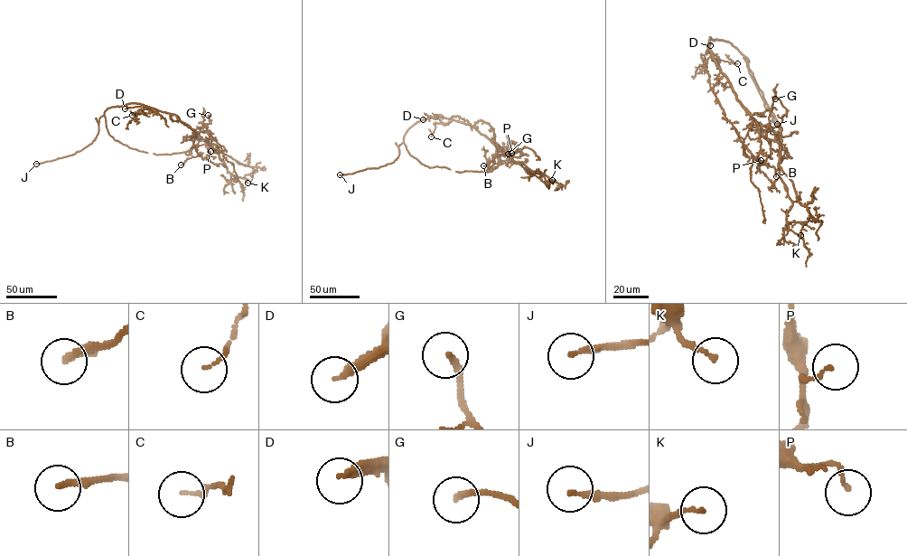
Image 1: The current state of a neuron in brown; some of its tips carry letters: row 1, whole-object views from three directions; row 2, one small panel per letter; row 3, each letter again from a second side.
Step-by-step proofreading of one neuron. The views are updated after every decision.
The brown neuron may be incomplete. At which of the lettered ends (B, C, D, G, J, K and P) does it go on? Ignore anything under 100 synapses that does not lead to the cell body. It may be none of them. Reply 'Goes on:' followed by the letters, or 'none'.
Goes on: D, J

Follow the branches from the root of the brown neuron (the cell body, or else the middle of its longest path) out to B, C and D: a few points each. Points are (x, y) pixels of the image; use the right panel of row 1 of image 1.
B: (713, 57), (723, 74), (713, 88), (724, 117), (757, 163), (772, 166), (776, 176)
C: (713, 57), (711, 53), (710, 57), (716, 62), (715, 59), (737, 63)
D: (713, 57), (707, 44), (710, 45)

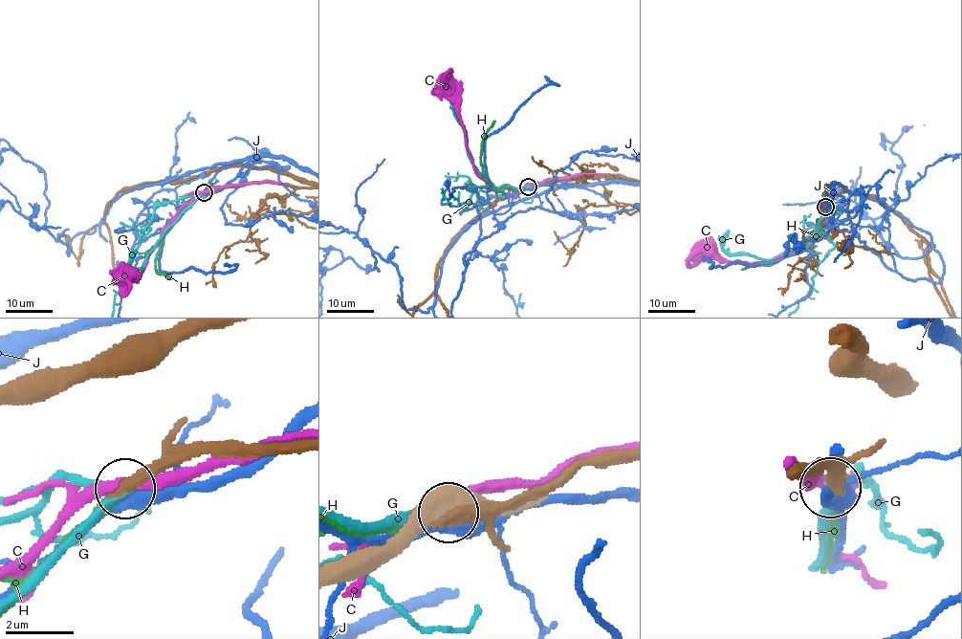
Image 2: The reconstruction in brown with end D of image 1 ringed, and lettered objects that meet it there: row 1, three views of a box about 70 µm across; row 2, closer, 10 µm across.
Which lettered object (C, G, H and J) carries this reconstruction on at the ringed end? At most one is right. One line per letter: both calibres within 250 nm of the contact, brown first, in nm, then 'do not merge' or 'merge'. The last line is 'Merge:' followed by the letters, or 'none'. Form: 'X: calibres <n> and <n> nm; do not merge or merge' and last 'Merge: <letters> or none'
C: calibres 380 and 280 nm; do not merge
G: calibres 360 and 200 nm; merge
H: calibres 360 and 240 nm; do not merge
J: calibres 360 and 440 nm; do not merge
Merge: G

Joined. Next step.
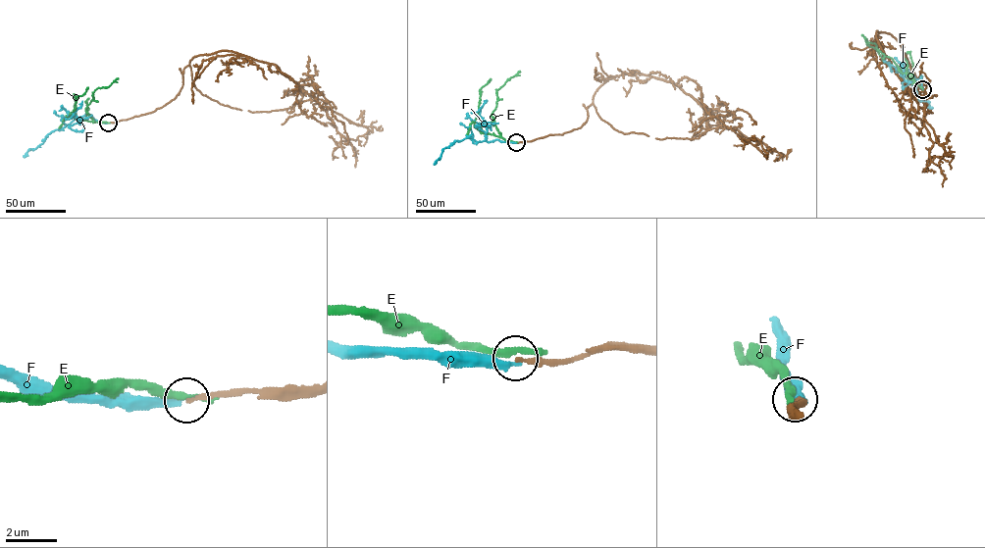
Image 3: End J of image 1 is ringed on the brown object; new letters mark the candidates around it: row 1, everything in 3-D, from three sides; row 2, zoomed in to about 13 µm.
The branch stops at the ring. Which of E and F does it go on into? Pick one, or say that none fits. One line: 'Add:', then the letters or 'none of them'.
Add: none of them

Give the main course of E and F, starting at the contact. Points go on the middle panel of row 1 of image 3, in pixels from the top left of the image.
E: (516, 142), (481, 132), (475, 125), (479, 90), (491, 79)
F: (516, 142), (497, 139), (478, 142), (467, 137), (442, 149), (434, 165)

